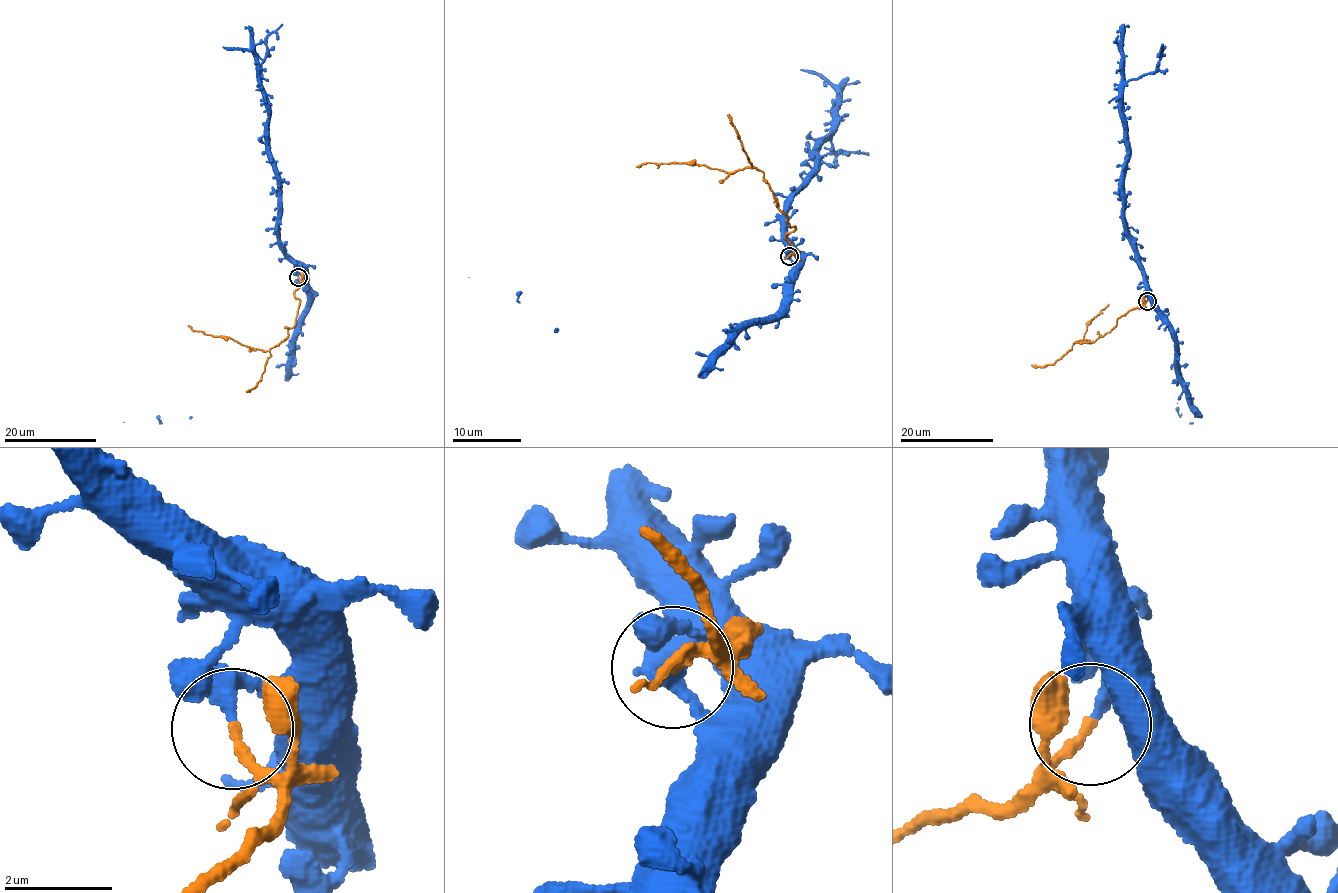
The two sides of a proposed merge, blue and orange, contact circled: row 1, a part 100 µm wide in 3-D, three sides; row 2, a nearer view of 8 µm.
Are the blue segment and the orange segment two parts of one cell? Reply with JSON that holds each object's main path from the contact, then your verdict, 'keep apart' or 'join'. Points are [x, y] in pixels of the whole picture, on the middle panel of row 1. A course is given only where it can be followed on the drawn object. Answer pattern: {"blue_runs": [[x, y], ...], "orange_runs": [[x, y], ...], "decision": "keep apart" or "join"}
{"blue_runs": [[789, 256], [787, 213], [816, 167], [815, 151], [835, 114], [833, 150], [868, 154]], "orange_runs": [[789, 256], [795, 253], [785, 236], [795, 227], [755, 168], [726, 172], [672, 162], [635, 167]], "decision": "keep apart"}

